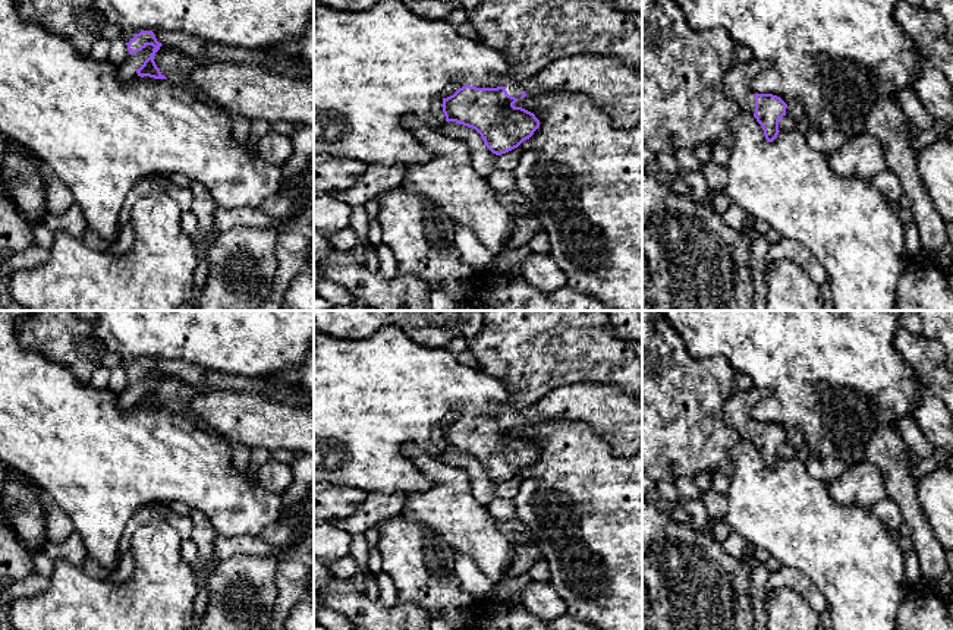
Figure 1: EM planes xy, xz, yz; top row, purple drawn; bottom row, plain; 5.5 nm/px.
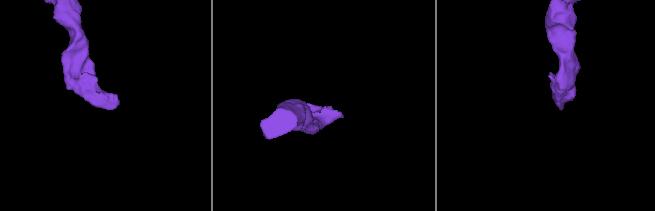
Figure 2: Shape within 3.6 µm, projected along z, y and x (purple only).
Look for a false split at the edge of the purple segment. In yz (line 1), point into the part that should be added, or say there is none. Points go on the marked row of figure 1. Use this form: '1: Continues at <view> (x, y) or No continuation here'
1: Continues at yz (738, 81)

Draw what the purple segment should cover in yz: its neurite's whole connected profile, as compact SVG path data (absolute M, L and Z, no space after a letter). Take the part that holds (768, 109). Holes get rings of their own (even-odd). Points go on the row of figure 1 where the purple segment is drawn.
M755 59L735 63L724 75L723 84L726 95L736 103L739 110L751 113L761 125L767 142L773 142L779 135L779 120L786 116L787 104L777 95L758 94L752 89L762 64Z

